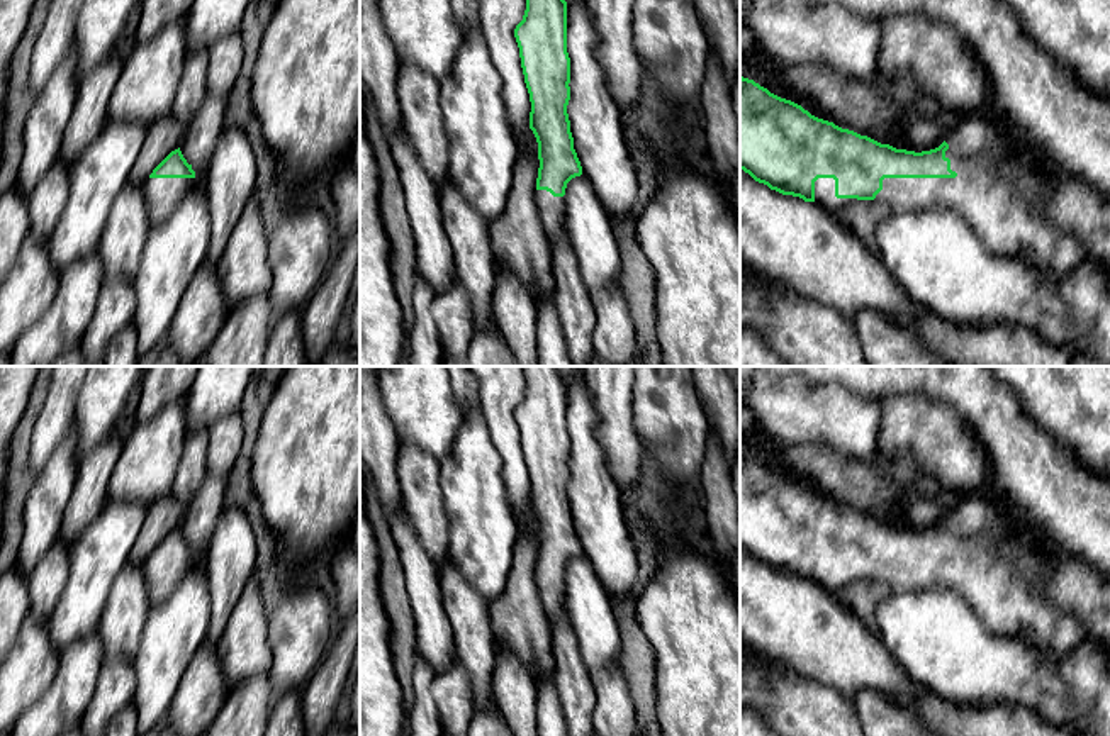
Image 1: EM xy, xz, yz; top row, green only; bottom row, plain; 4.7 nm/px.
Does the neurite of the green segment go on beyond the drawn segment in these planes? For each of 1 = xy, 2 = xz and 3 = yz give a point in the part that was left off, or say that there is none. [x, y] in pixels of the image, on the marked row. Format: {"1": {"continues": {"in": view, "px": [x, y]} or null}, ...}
{"1": {"continues": {"in": "xy", "px": [163, 195]}}, "2": {"continues": {"in": "xz", "px": [552, 211]}}, "3": {"continues": {"in": "yz", "px": [992, 204]}}}

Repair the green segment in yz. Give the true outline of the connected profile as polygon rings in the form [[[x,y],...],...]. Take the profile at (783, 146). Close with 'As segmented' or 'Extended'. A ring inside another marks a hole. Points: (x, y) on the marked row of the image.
[[[740,76],[740,170],[771,190],[815,202],[830,214],[861,200],[886,202],[893,214],[949,209],[964,219],[993,256],[1015,259],[1029,271],[1046,270],[1062,278],[1083,261],[1095,258],[1078,237],[1052,224],[1008,175],[986,159],[957,158],[945,141],[922,153],[881,144],[818,119],[801,105],[743,76]]]. Extended

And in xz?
[[[526,0],[514,37],[531,102],[530,129],[538,142],[535,198],[547,239],[553,248],[555,241],[567,234],[563,200],[567,183],[582,175],[567,114],[570,100],[567,2]]]. Extended

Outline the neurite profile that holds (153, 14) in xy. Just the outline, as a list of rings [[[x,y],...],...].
[[[141,0],[139,24],[136,31],[137,42],[148,42],[168,22],[185,20],[193,0]]]

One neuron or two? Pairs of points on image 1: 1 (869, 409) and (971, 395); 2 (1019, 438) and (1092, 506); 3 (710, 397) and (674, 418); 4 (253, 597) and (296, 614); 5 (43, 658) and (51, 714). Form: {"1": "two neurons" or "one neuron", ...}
{"1": "two neurons", "2": "one neuron", "3": "two neurons", "4": "two neurons", "5": "two neurons"}

